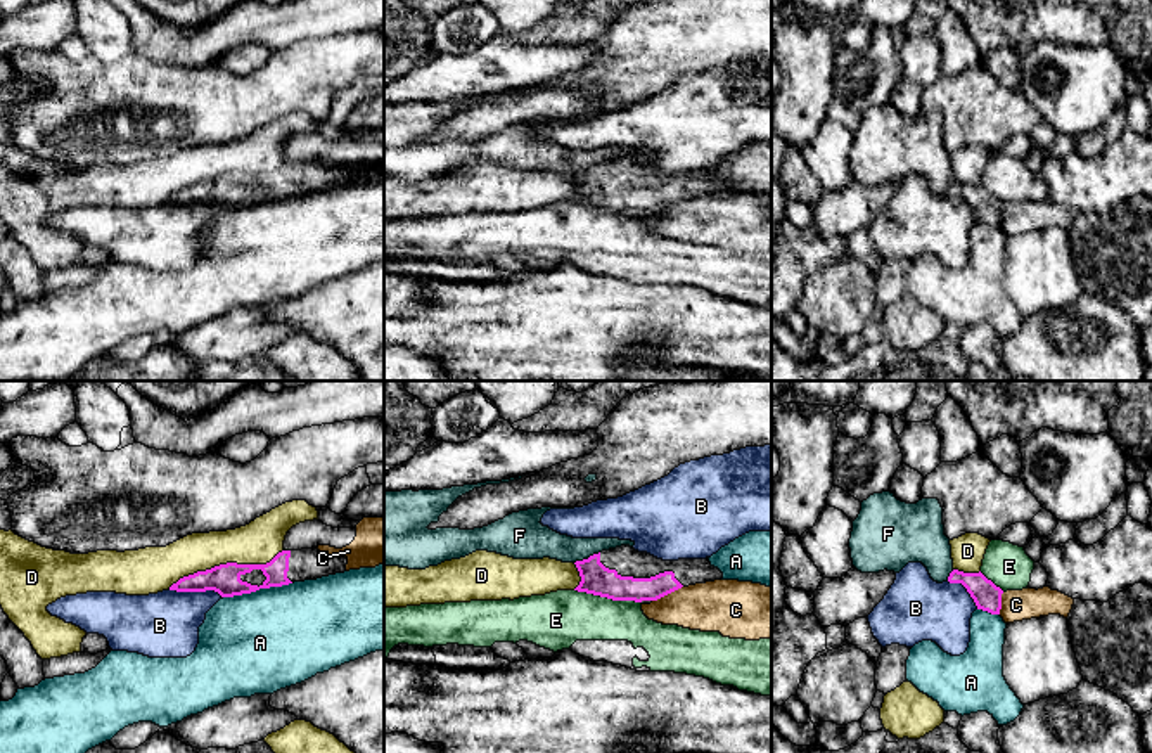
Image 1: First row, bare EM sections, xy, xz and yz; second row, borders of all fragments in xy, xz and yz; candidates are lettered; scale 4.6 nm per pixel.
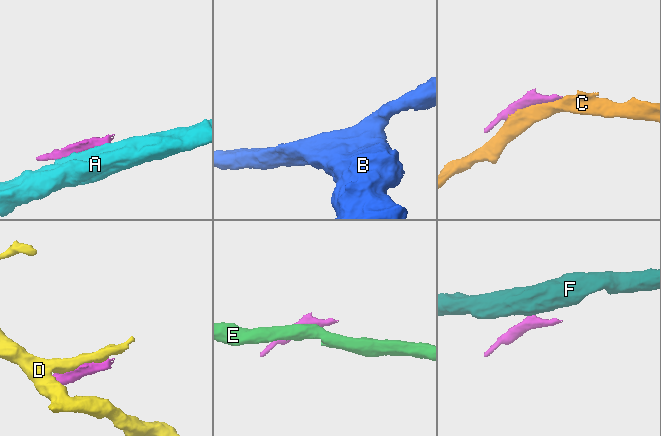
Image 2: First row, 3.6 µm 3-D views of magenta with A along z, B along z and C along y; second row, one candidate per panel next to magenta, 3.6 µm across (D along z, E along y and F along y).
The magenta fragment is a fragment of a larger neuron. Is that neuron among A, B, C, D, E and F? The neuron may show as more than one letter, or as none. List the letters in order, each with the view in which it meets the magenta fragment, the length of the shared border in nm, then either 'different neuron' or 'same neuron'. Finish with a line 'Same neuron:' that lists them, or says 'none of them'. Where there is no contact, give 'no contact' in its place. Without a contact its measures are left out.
A: contact in xy; length 320 nm; different neuron
B: contact in xy; length 260 nm; different neuron
C: contact in xz; length 160 nm; different neuron
D: contact in xy; length 550 nm; different neuron
E: contact in xz; length 320 nm; different neuron
F: contact in xz; length 130 nm; different neuron
Same neuron: none of them

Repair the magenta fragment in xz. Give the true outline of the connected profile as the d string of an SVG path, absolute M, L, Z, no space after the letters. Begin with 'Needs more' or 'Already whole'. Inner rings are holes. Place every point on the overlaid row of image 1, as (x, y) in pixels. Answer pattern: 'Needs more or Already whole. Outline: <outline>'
Needs more. Outline: M630 545L602 550L574 564L581 576L574 590L612 601L657 601L682 587L723 578L707 557L662 561Z

